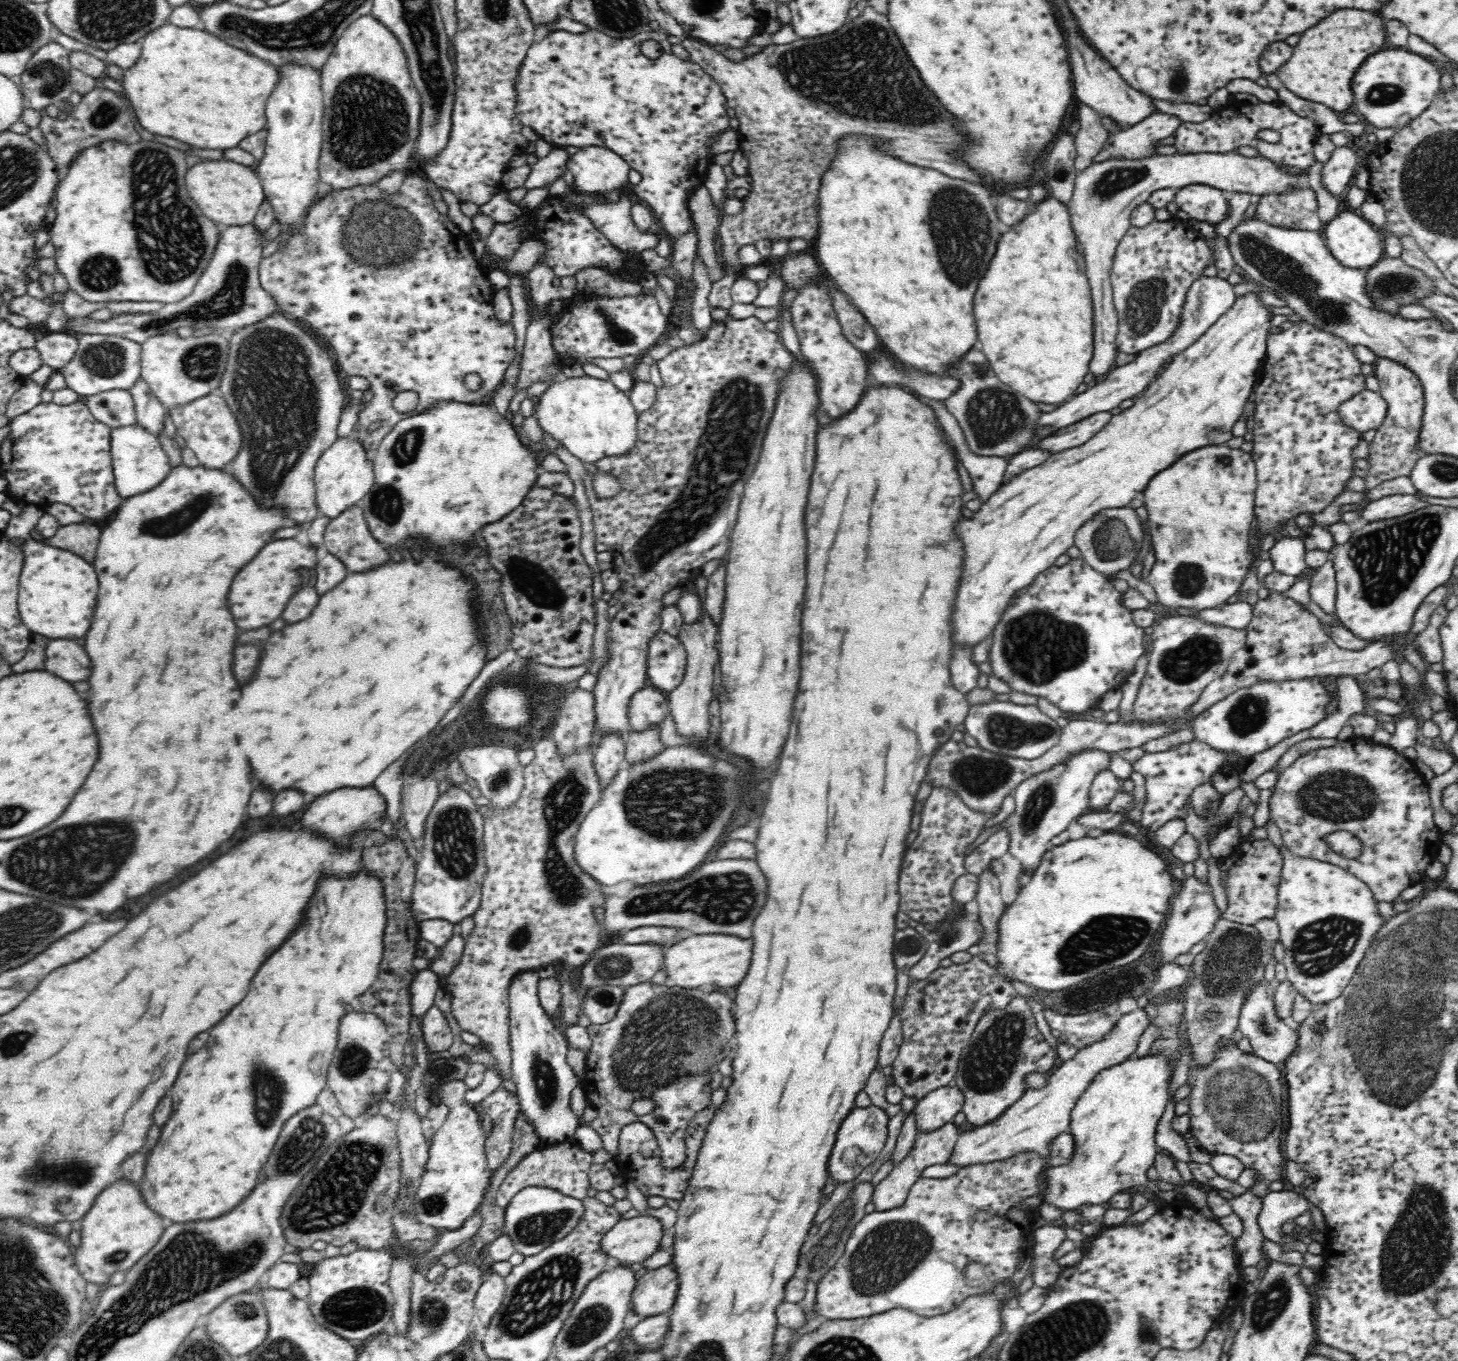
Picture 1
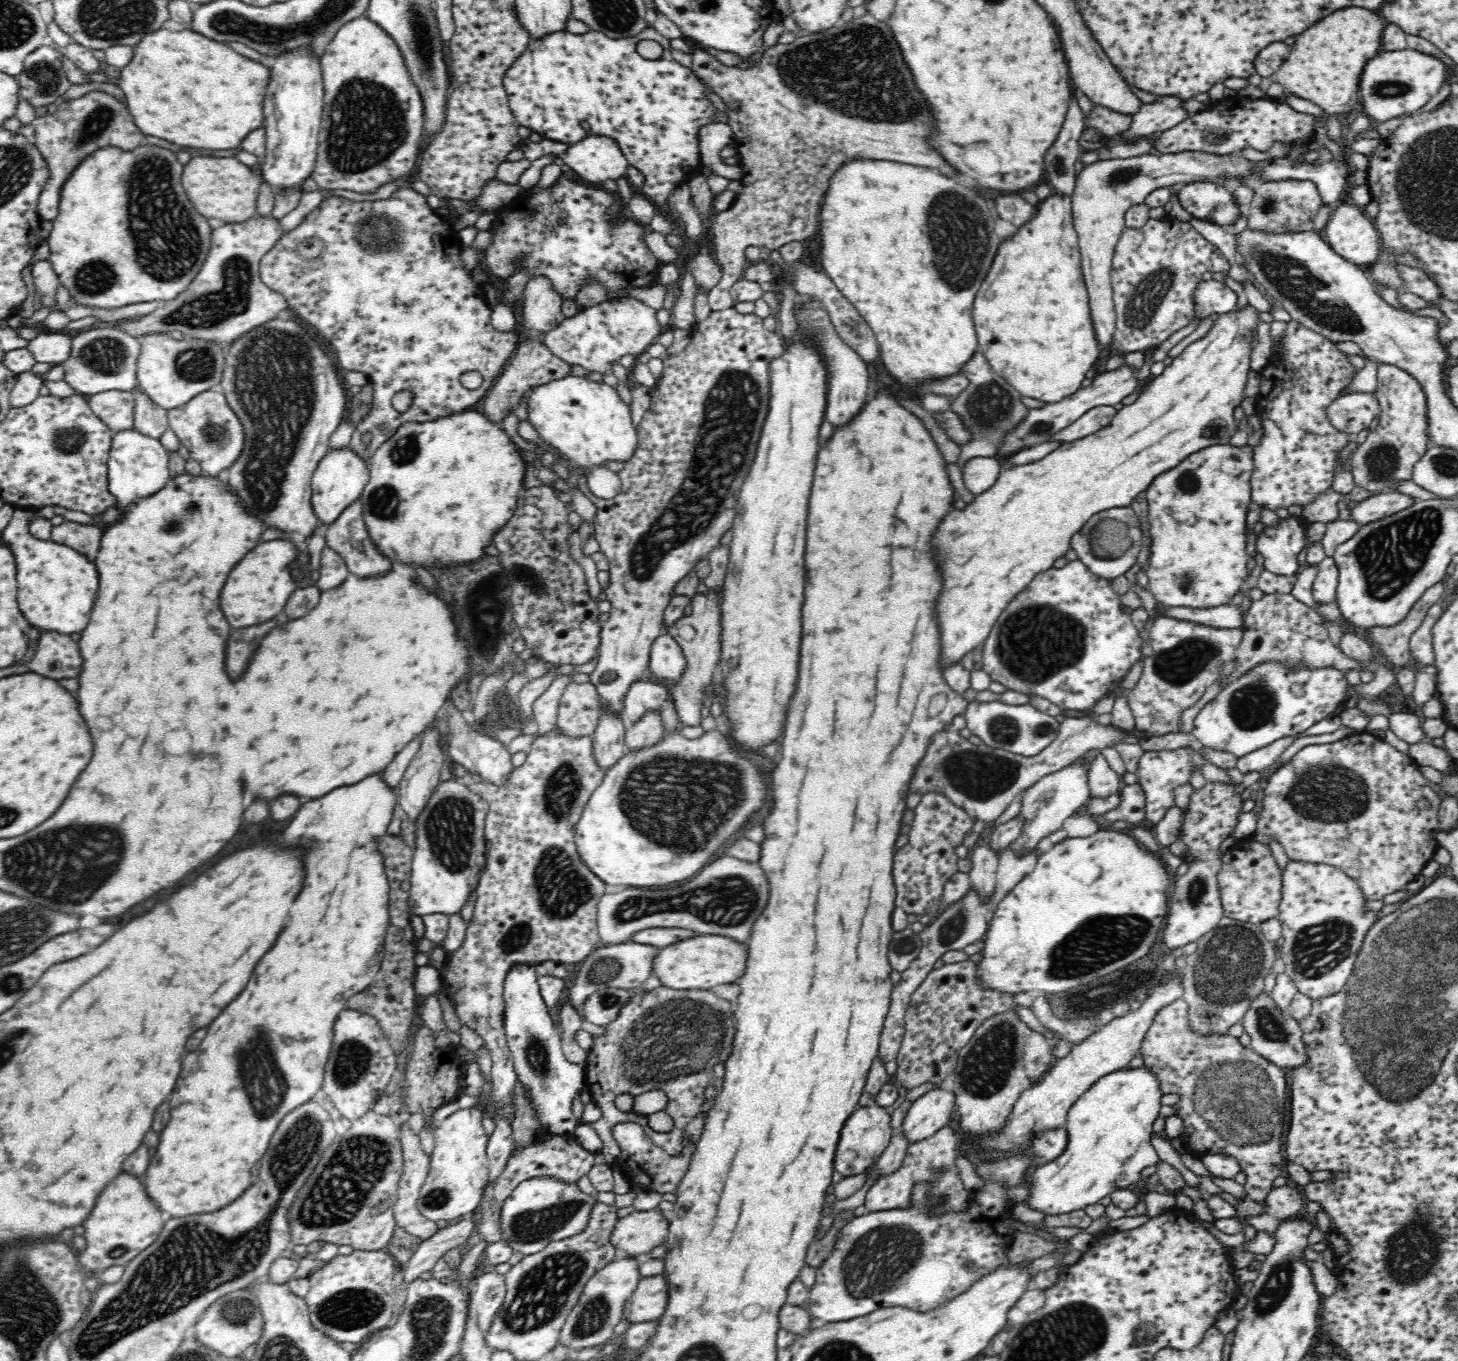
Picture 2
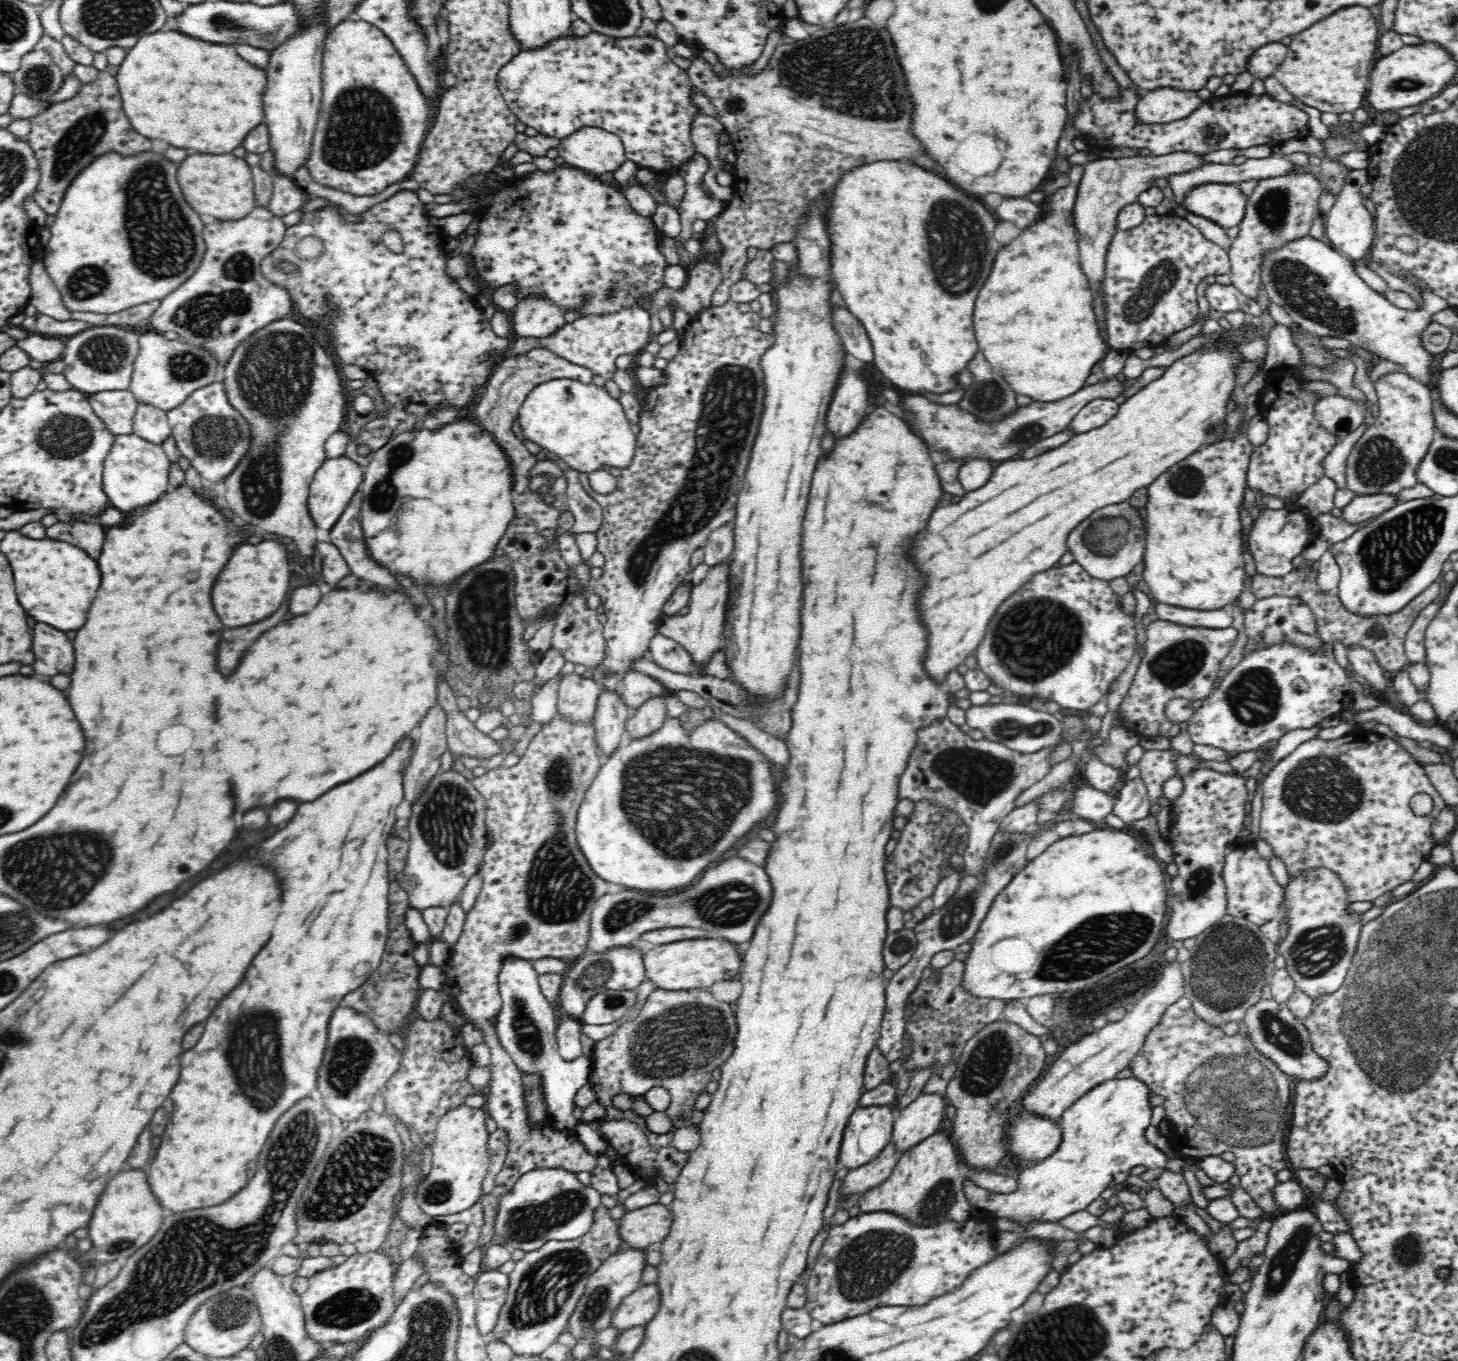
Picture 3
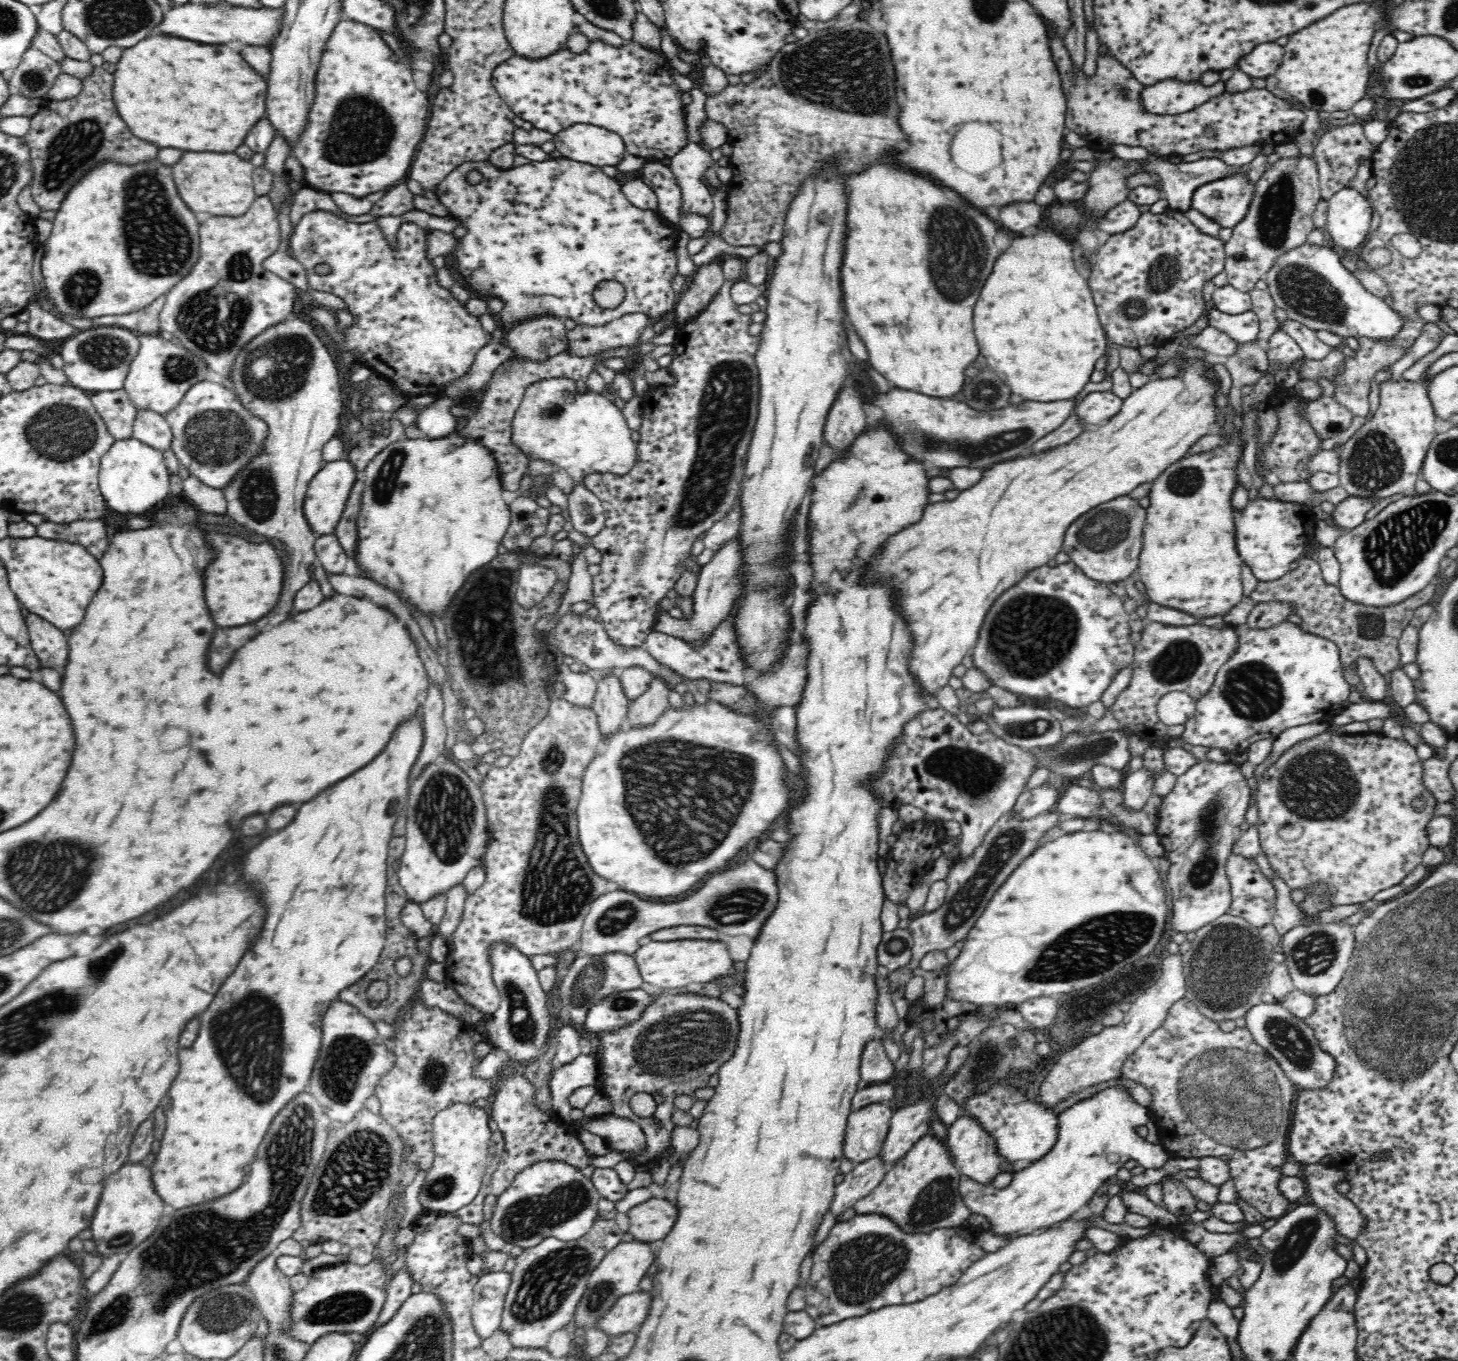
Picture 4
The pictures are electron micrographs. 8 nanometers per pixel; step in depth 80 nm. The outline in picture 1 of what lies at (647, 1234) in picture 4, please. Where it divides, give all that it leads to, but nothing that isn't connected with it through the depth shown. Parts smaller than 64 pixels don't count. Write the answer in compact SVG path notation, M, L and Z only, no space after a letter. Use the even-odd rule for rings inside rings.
M639 1215L621 1218L600 1242L600 1251L618 1261L618 1265L636 1268L649 1259L660 1247L663 1227L656 1217Z

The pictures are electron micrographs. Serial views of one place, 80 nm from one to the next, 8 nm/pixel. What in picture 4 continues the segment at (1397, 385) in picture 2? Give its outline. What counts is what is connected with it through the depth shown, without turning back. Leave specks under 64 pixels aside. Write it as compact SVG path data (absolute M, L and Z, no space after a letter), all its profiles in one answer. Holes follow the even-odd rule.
M1389 378L1378 384L1379 386L1379 398L1380 405L1372 419L1367 423L1364 423L1355 434L1345 443L1341 448L1340 457L1340 468L1338 469L1338 477L1339 477L1339 486L1344 488L1346 492L1348 492L1349 496L1360 496L1360 497L1368 497L1368 498L1388 498L1388 496L1394 496L1394 494L1402 494L1405 492L1408 495L1414 495L1414 485L1416 480L1420 478L1420 472L1422 470L1422 464L1424 462L1427 451L1429 450L1429 446L1433 441L1433 438L1436 438L1436 415L1435 410L1432 405L1432 401L1430 401L1430 397L1428 396L1428 389L1424 386L1422 380L1410 381L1407 379L1401 378Z

